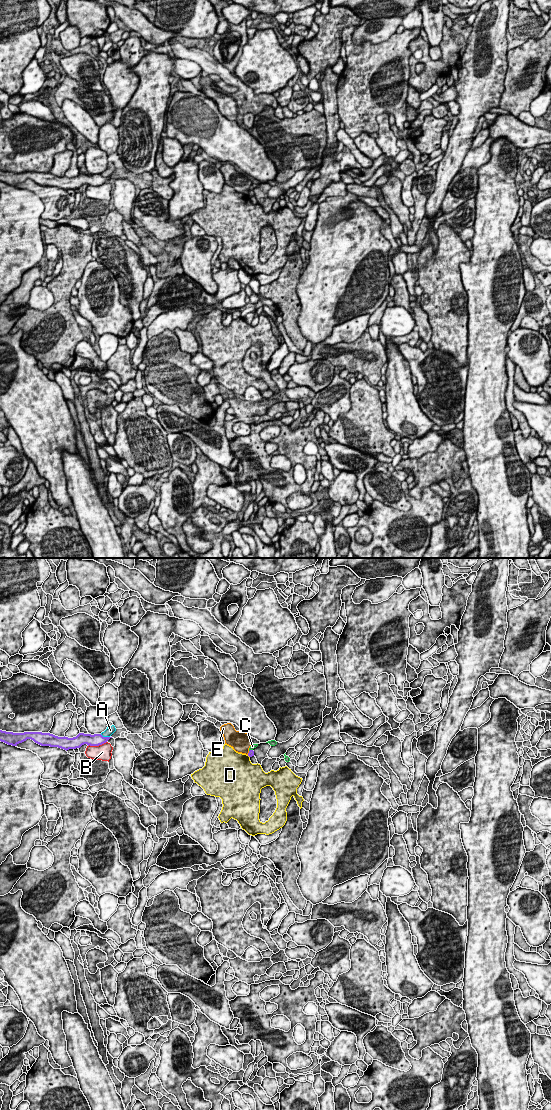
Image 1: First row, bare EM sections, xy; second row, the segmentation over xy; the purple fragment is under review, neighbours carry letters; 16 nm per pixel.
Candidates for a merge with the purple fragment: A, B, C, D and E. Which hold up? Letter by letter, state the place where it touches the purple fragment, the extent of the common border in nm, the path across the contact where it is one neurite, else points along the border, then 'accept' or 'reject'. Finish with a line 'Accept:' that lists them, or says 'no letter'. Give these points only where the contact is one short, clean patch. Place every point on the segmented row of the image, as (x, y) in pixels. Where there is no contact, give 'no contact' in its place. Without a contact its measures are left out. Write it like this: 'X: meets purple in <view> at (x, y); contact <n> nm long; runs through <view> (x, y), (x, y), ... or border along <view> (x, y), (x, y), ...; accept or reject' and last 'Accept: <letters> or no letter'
A: meets purple in xy at (105, 737); contact 170 nm long; reject
B: meets purple in xy at (97, 745); contact 320 nm long; reject
C: meets purple in xy at (250, 750); contact 70 nm long; border along xy (252, 749), (249, 751); reject
D: no contact; reject
E: meets purple in xy at (248, 753); contact 70 nm long; reject
Accept: no letter

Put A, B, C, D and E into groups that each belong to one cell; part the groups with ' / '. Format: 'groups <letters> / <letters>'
groups A / B / C / D / E

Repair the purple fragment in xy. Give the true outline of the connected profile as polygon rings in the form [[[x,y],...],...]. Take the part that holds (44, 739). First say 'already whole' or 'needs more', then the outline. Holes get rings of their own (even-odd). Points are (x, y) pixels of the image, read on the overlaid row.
already whole | [[[0,730],[0,741],[8,745],[17,746],[27,739],[33,740],[41,746],[58,747],[64,750],[80,748],[82,745],[99,746],[106,743],[112,737],[103,737],[101,734],[79,733],[76,737],[58,737],[50,733],[24,732],[13,733]]]

